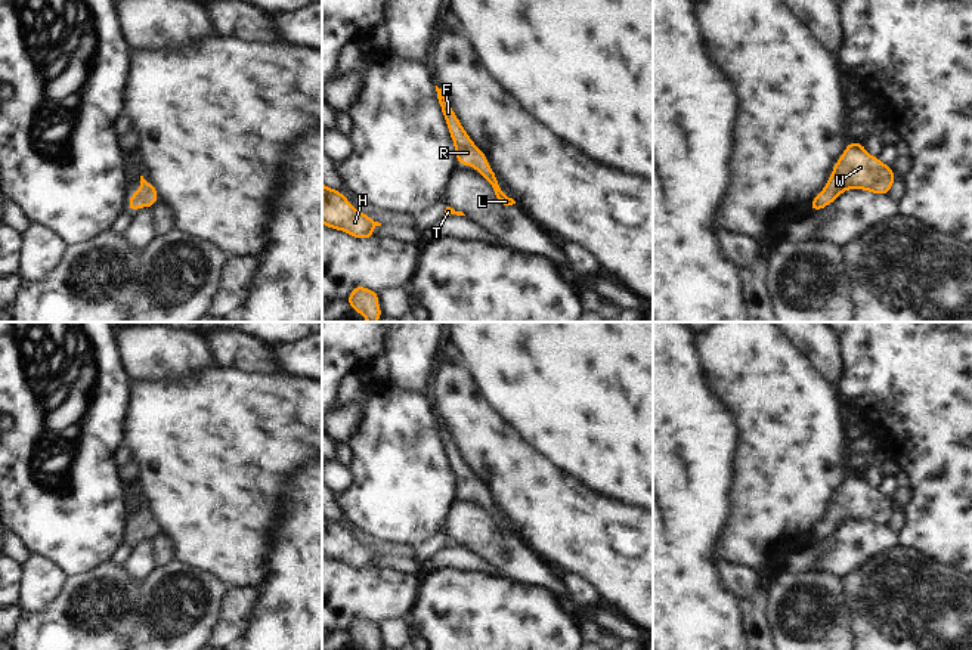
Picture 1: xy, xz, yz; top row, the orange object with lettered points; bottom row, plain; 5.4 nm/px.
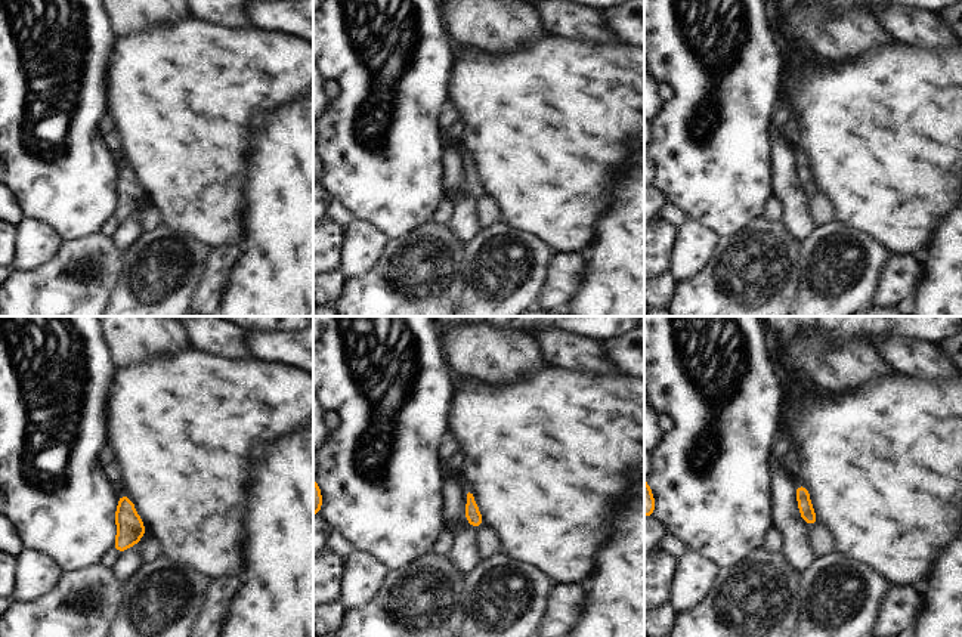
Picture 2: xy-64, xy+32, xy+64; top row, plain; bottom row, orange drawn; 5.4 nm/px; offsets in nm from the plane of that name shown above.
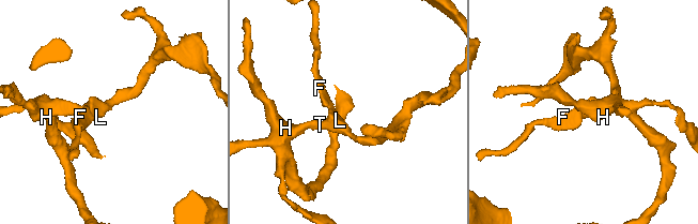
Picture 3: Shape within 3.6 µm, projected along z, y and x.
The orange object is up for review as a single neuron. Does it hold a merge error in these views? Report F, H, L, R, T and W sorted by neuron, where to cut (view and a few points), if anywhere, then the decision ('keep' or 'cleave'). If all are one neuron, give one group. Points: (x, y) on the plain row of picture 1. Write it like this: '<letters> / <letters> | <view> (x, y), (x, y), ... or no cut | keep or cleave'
F H L R T W | no cut | keep

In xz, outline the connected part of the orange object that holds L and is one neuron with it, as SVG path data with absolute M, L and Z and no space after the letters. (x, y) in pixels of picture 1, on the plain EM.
M436 417L437 430L440 434L440 440L449 458L449 465L455 474L455 489L461 496L473 496L477 504L480 504L493 519L495 530L502 533L504 536L513 536L516 532L507 527L499 514L498 508L495 507L493 501L490 499L486 486L474 476L470 467L465 464L464 458L461 456L459 451L456 449L452 437L446 431L442 424L442 420Z

